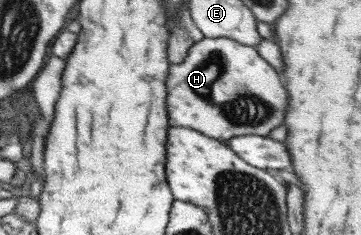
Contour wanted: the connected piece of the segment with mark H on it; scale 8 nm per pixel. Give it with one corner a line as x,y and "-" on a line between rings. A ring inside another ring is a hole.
206,38
193,44
180,64
168,68
167,108
170,126
192,128
204,136
226,142
235,136
254,134
268,136
271,130
283,124
288,106
284,79
268,64
253,46
246,46
232,38

